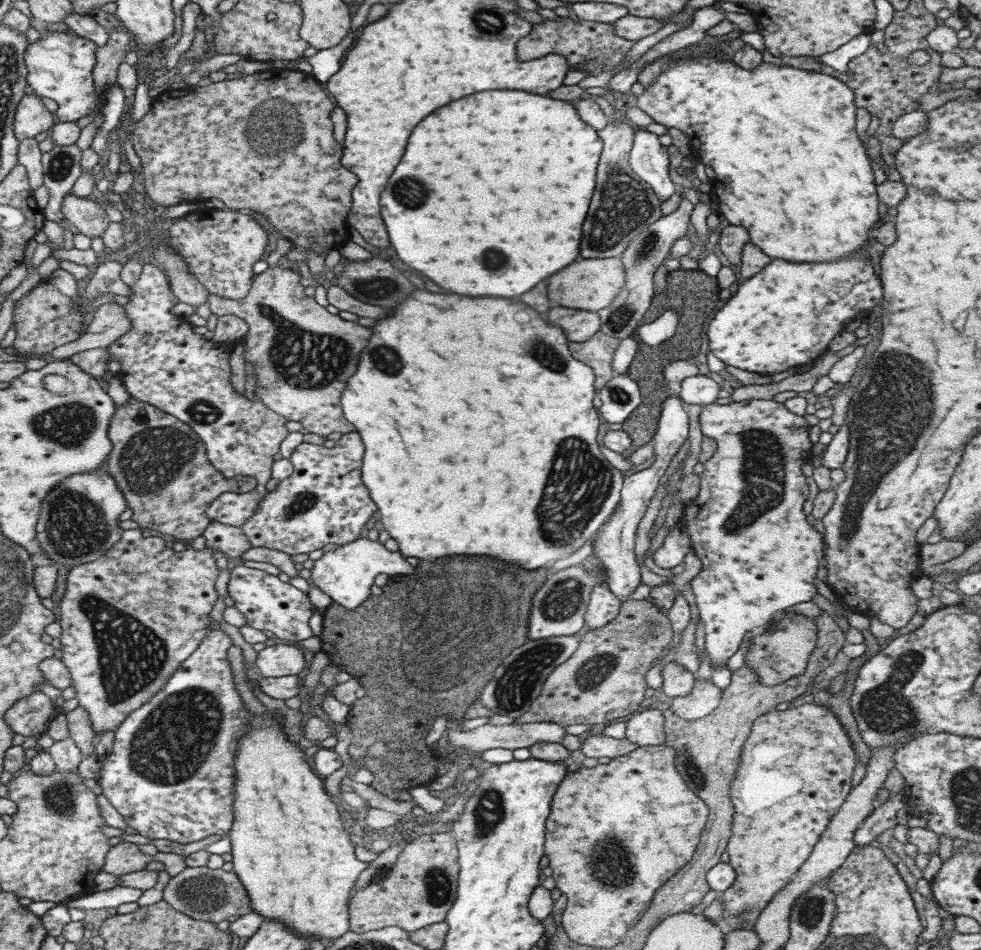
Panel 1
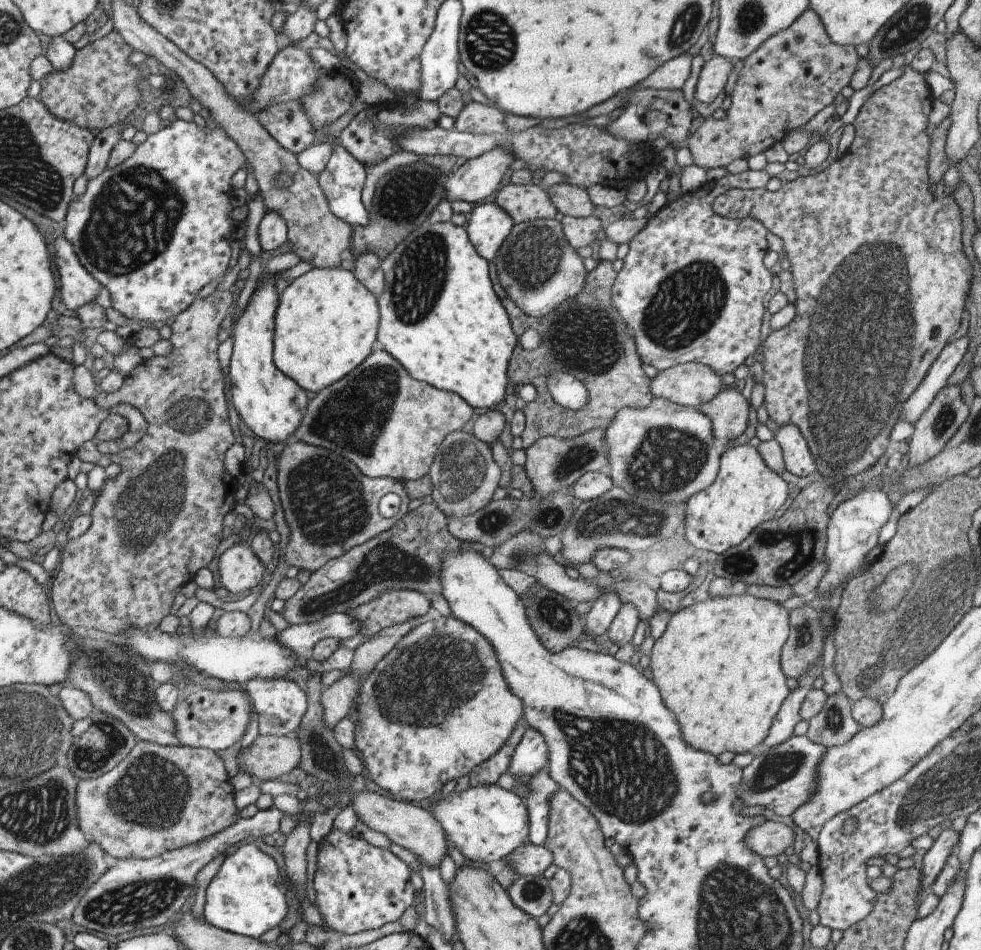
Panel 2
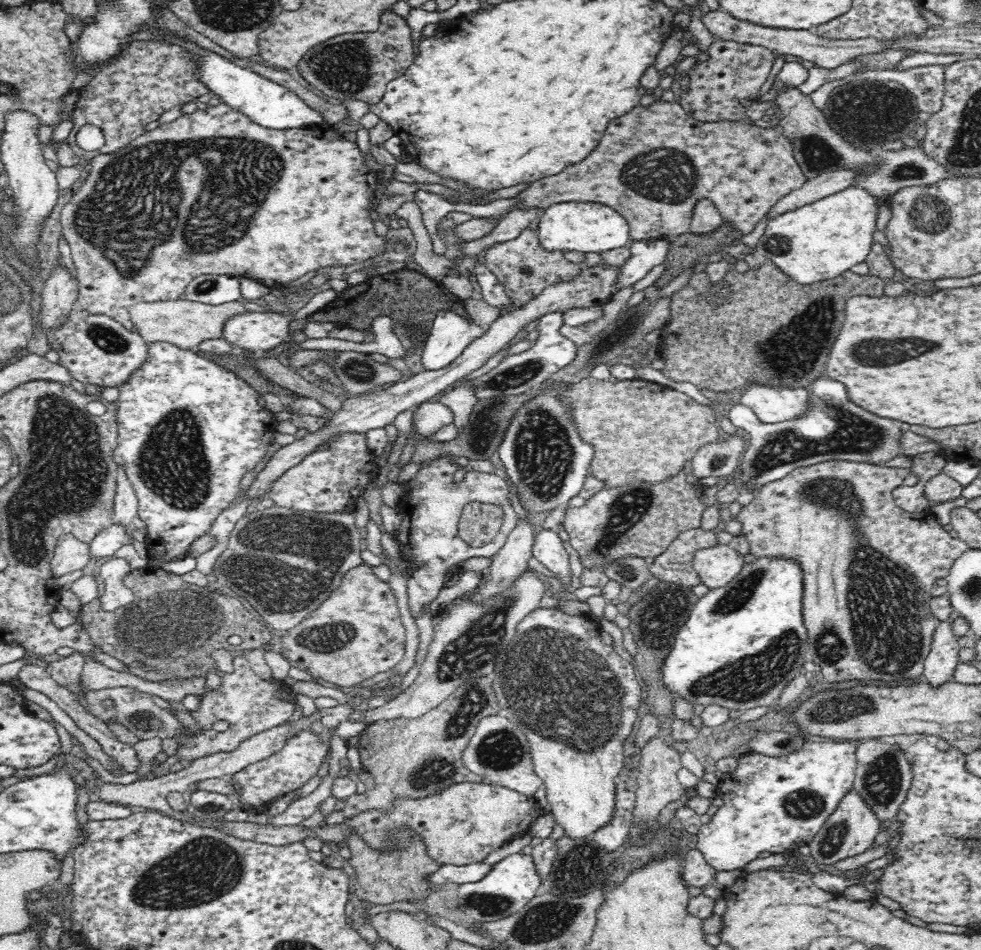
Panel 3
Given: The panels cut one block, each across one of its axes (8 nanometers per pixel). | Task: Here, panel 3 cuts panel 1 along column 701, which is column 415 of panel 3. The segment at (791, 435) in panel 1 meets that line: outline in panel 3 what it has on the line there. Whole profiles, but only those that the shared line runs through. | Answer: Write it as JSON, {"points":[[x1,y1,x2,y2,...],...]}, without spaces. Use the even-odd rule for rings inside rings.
{"points":[[428,400,416,407,418,409,413,413,410,430,415,430,424,437,429,437,446,424,454,422,454,412,439,401,430,402],[440,456,428,462,420,462,421,468,410,479,410,490,403,494,396,511,402,522,394,532,400,541,400,554,403,559,415,562,417,568,408,574,408,607,415,620,424,614,423,608,430,604,445,587,446,574,461,572,459,565,469,558,491,558,506,544,508,535,514,530,517,514,508,500,508,484,500,476,492,473,467,471,460,482,454,481,454,472,462,466,454,462,454,456],[472,501,492,503,502,506,504,520,497,536,488,544,469,545,458,532,458,522,466,504]]}

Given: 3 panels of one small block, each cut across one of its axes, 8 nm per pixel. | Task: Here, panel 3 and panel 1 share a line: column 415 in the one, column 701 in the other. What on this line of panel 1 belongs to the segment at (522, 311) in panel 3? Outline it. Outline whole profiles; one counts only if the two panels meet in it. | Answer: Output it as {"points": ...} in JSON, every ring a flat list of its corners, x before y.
{"points":[[696,374,685,378,681,382,681,391,679,393,683,404,692,404,706,406,712,404,718,399,720,388,710,376]]}

